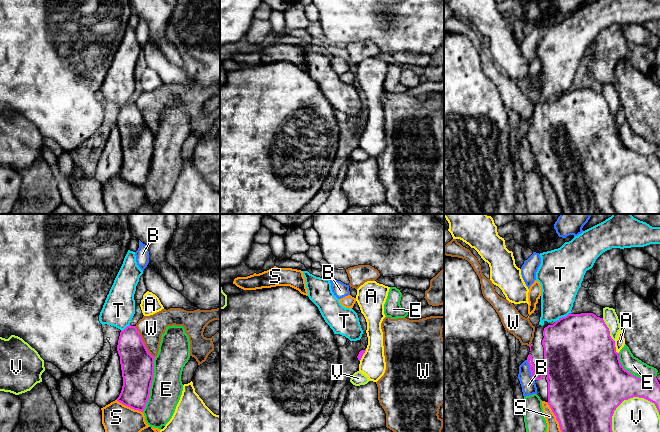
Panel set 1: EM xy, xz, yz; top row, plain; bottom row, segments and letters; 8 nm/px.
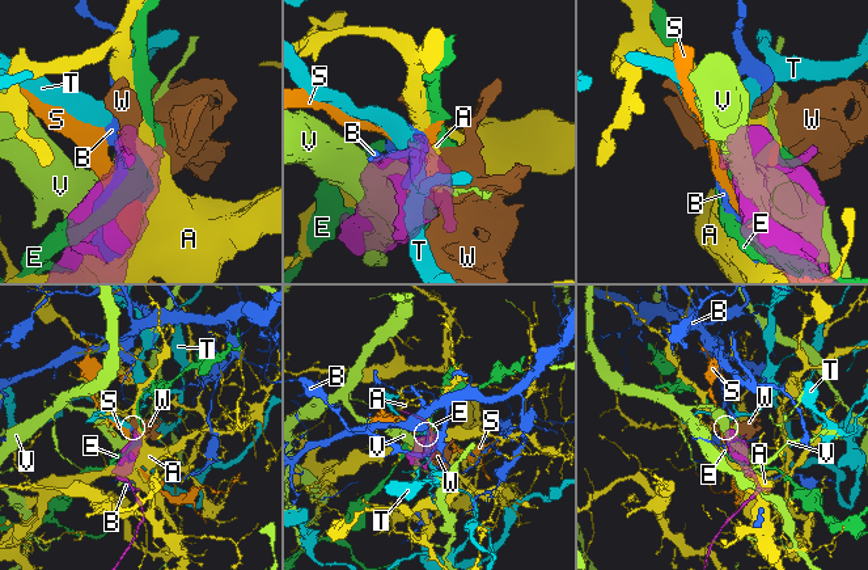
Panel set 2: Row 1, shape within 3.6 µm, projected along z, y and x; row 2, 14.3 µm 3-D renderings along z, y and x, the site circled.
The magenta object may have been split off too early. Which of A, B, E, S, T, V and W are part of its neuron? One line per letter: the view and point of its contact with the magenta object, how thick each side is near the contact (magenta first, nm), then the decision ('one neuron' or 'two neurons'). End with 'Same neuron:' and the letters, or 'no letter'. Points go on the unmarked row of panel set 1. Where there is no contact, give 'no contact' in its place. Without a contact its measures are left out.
A: yz (615, 123) | 500/80 nm | two neurons
B: yz (530, 146) | 60/120 nm | two neurons
E: xy (151, 159) | 280/260 nm | two neurons
S: yz (556, 195) | 480/120 nm | two neurons
T: yz (562, 93) | 500/300 nm | one neuron
V: yz (621, 178) | 500/380 nm | two neurons
W: xy (143, 118) | 280/200 nm | two neurons
Same neuron: T

